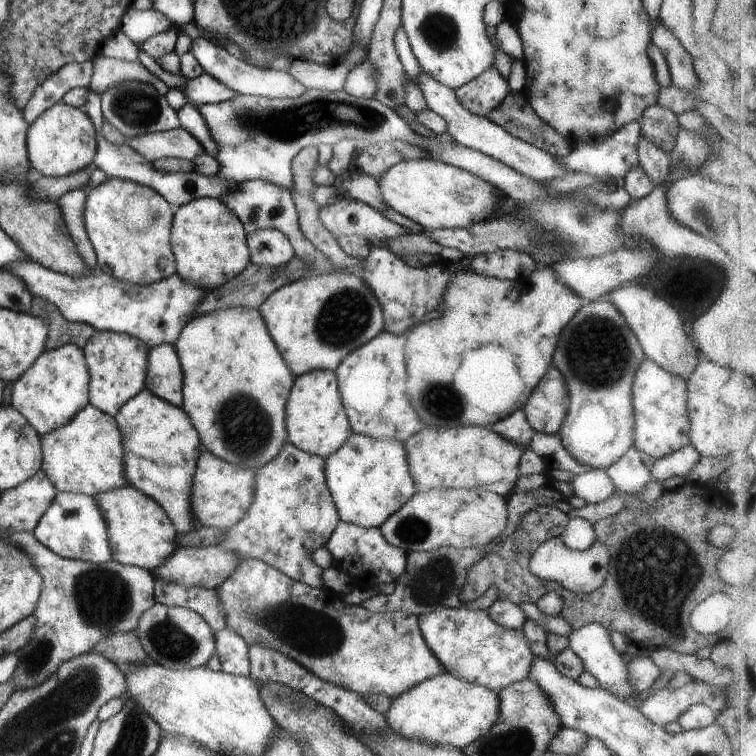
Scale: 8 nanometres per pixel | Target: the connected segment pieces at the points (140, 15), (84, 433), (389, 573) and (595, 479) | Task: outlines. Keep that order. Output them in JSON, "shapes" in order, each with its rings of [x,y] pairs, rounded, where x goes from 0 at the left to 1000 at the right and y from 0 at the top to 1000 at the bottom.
{"shapes":[[[[171,9],[161,26],[163,44],[181,60],[209,42],[220,42],[225,34],[228,34],[225,25],[204,11],[180,13]]],[[[116,533],[87,563],[54,577],[56,623],[75,651],[116,656],[169,642],[164,630],[164,590],[152,552]]],[[[447,689],[447,696],[430,724],[439,733],[442,750],[466,762],[467,772],[481,779],[497,778],[511,770],[522,770],[537,754],[538,731],[530,725],[513,720],[503,704],[503,697],[485,700]]],[[[800,620],[778,622],[770,627],[761,627],[754,642],[759,655],[770,659],[776,667],[799,664],[813,652],[812,638]]]]}

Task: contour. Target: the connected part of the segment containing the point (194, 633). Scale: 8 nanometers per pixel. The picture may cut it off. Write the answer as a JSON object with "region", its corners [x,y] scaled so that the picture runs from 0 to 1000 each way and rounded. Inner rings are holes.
{"region":[[[205,796],[201,804],[196,804],[185,815],[179,837],[200,876],[214,878],[225,886],[251,886],[274,881],[275,873],[286,865],[283,833],[265,812],[246,804],[222,804]]]}

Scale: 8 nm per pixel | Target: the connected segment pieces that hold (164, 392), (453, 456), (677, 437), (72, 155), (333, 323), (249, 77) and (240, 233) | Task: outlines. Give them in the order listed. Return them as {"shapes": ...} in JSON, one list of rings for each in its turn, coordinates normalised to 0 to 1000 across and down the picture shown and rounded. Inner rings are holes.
{"shapes":[[[[214,454],[196,462],[196,497],[190,512],[209,526],[241,537],[243,497],[229,455]]],[[[636,563],[563,565],[533,586],[552,651],[616,646],[672,656],[688,630],[687,611],[694,597],[688,587]]],[[[849,476],[836,503],[836,540],[839,540],[839,587],[845,598],[870,607],[913,589],[907,504],[873,487],[862,476]]],[[[79,134],[56,148],[36,172],[37,209],[48,230],[78,234],[111,225],[124,214],[128,202],[127,169],[116,151]]],[[[470,360],[402,365],[360,386],[343,411],[389,497],[418,488],[443,491],[458,468],[500,444],[509,429],[497,389]]],[[[262,50],[262,53],[254,54],[250,67],[257,71],[270,94],[312,123],[374,131],[394,130],[397,124],[405,122],[405,114],[397,111],[384,97],[364,94],[361,90],[349,93],[349,90],[331,87],[331,85],[323,82],[321,77],[312,73],[310,67],[288,61],[272,50]]],[[[283,261],[258,262],[231,276],[225,320],[235,365],[272,386],[310,370],[331,352],[323,298],[310,278]]]]}

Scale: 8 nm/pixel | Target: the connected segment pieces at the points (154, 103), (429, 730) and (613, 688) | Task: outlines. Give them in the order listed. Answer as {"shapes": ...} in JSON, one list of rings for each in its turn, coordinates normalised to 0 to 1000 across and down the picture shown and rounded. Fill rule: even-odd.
{"shapes":[[[[161,108],[151,116],[135,122],[134,144],[136,153],[148,167],[169,183],[204,177],[206,175],[238,168],[233,147],[222,138],[221,130],[190,108]]],[[[590,889],[569,897],[520,923],[517,939],[508,944],[513,960],[534,976],[590,984],[614,989],[638,976],[661,947],[661,921],[657,913],[646,913],[622,905]]],[[[791,823],[775,825],[775,828],[765,831],[765,833],[758,833],[750,843],[754,862],[765,865],[765,870],[770,881],[772,881],[772,889],[783,892],[791,899],[792,907],[802,910],[804,915],[810,915],[812,921],[820,925],[833,923],[833,921],[844,923],[839,907],[831,899],[831,881],[825,876],[825,870],[820,868],[820,864],[807,851],[810,849],[807,847],[807,836],[796,825],[791,825]]]]}

